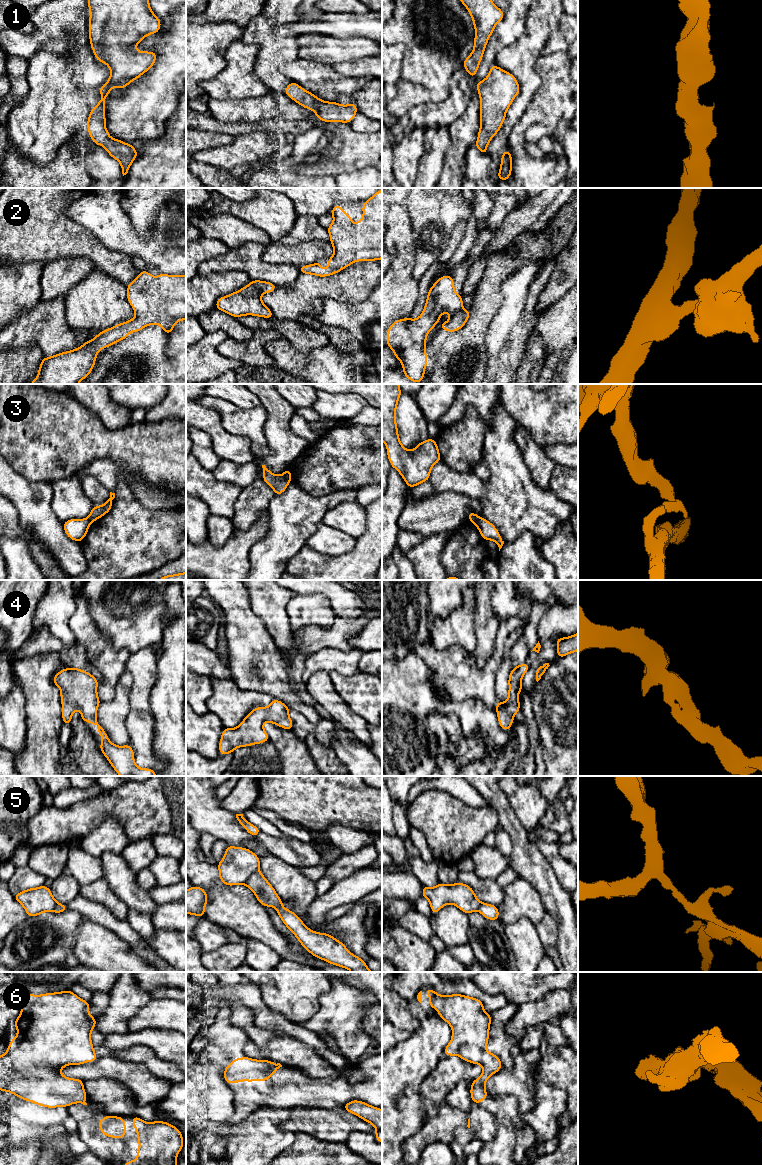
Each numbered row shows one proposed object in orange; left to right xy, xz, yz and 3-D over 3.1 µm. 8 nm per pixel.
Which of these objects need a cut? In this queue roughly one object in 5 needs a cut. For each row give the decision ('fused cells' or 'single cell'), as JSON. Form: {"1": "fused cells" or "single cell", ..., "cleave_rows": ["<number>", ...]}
{"1": "single cell", "2": "single cell", "3": "fused cells", "4": "single cell", "5": "fused cells", "6": "fused cells", "cleave_rows": ["3", "5", "6"]}

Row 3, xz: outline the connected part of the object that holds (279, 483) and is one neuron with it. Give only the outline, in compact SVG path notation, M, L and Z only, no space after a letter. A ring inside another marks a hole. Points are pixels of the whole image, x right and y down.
M265 465L263 468L263 479L264 482L269 485L275 492L275 495L281 495L289 485L289 481L285 478L284 474L275 475Z

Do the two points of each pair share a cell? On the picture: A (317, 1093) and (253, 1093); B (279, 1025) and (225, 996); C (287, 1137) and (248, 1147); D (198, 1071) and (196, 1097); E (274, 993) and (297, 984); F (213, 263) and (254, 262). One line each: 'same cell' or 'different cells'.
A: same cell
B: same cell
C: same cell
D: same cell
E: same cell
F: same cell

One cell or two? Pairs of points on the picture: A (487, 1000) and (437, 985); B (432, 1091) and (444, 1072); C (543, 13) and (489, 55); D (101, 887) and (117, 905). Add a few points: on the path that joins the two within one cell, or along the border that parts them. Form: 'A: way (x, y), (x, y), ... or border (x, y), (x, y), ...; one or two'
A: way (475, 992), (467, 987), (449, 987); one
B: way (436, 1086), (444, 1077); one
C: border (528, 10), (525, 30), (510, 46); two
D: way (103, 891), (113, 901); one

